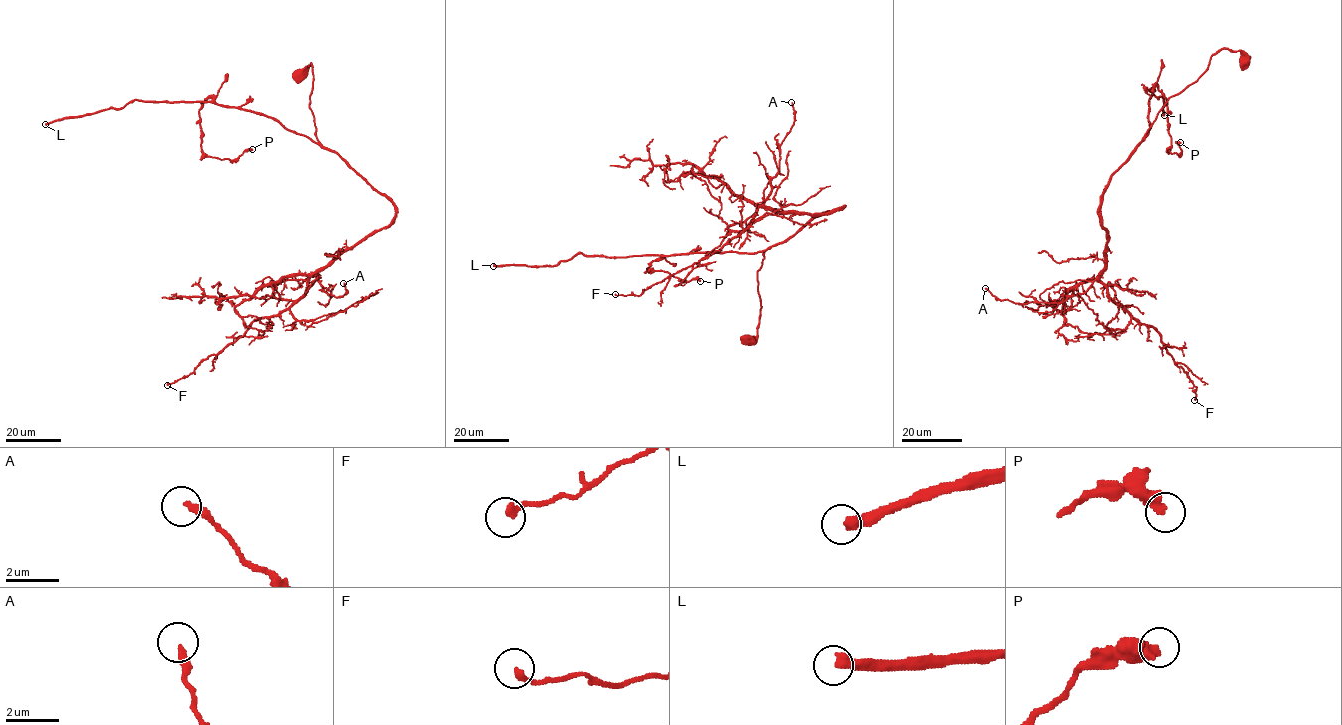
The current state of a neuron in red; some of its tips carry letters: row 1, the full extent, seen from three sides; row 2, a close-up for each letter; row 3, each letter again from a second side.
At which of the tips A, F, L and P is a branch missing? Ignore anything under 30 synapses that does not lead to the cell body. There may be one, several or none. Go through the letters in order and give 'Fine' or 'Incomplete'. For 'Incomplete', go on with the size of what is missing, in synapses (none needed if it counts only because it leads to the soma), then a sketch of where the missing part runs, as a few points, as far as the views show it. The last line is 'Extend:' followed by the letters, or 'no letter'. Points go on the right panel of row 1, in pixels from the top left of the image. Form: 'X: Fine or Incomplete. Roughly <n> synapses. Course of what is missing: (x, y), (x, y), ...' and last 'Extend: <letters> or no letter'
A: Fine
F: Fine
L: Incomplete. Roughly 140 synapses. Course of what is missing: (1164, 115), (1170, 139), (1188, 150), (1191, 160), (1185, 162), (1182, 155), (1180, 163), (1194, 184)
P: Fine
Extend: L

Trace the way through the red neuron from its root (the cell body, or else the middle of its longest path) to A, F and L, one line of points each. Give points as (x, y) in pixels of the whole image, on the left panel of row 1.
A: (298, 74), (311, 63), (309, 108), (317, 140), (396, 213), (316, 273), (330, 296), (346, 293), (343, 283)
F: (298, 74), (311, 63), (317, 140), (392, 203), (394, 219), (319, 269), (288, 308), (255, 320), (167, 385)
L: (298, 74), (311, 63), (309, 108), (318, 143), (263, 114), (211, 102), (134, 100), (119, 108), (45, 124)

